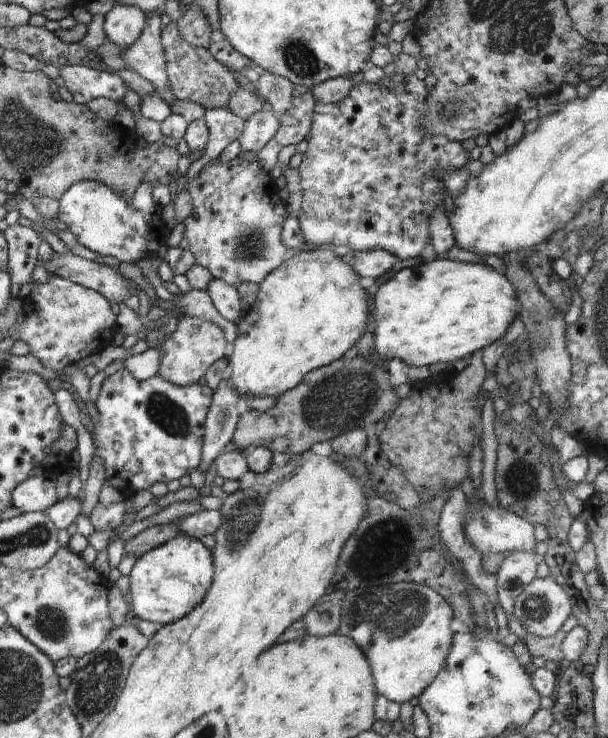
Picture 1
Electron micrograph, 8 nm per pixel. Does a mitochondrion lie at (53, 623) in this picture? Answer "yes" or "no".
yes

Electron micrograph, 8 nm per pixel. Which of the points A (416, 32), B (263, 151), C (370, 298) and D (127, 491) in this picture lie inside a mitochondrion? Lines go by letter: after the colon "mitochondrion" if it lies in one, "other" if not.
A: other
B: other
C: other
D: other

